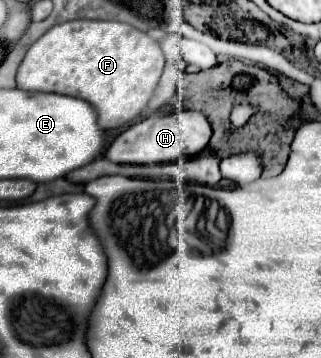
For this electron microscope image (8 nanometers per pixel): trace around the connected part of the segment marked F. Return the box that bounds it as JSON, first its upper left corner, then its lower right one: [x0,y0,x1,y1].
[17,20,165,130]

